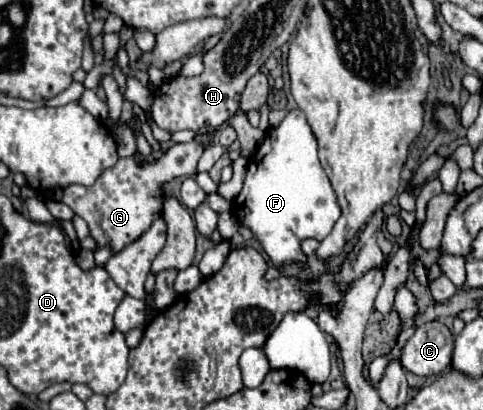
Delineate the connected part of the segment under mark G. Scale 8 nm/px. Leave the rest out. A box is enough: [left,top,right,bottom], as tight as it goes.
[62,142,204,254]

